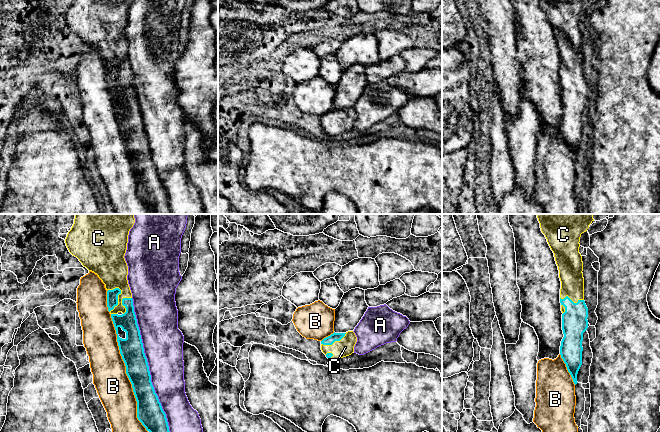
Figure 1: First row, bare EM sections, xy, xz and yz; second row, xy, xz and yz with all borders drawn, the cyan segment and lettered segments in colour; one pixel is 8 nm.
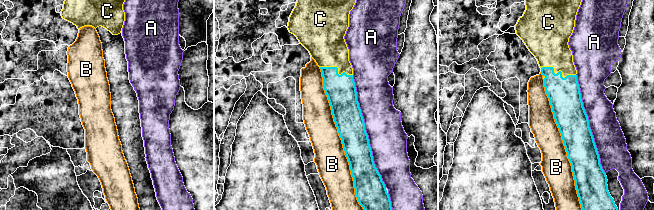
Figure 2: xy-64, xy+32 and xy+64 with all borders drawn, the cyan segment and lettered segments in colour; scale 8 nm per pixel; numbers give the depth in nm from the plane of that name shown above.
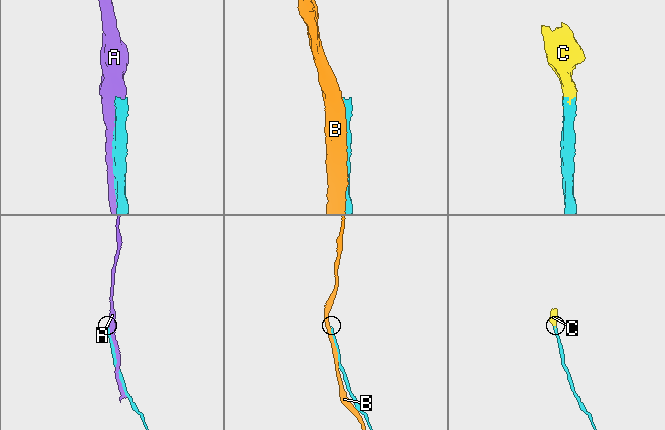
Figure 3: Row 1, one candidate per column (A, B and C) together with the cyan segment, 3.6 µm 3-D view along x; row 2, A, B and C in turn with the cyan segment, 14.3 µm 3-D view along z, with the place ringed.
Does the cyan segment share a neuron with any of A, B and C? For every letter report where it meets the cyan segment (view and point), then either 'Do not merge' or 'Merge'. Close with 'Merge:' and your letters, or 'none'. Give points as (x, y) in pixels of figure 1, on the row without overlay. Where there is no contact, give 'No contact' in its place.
A: Touches cyan at xy (148, 144). Do not merge
B: Touches cyan at xy (126, 149). Do not merge
C: Touches cyan at xy (117, 76). Merge
Merge: C

